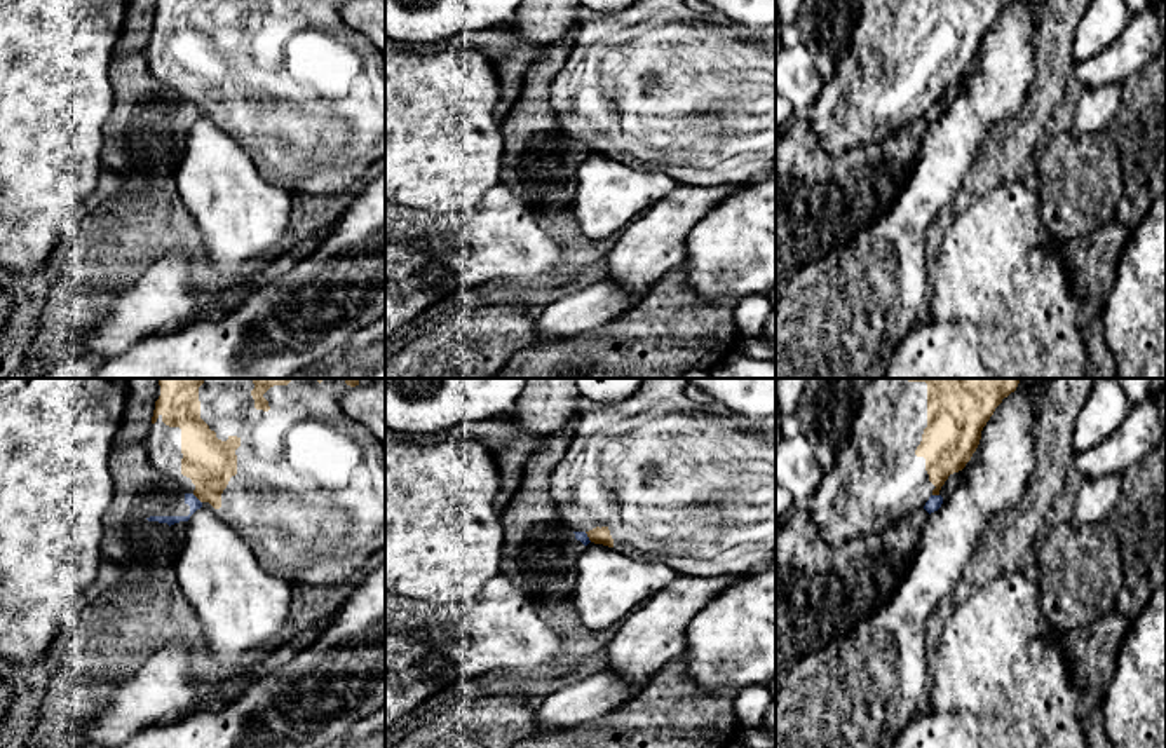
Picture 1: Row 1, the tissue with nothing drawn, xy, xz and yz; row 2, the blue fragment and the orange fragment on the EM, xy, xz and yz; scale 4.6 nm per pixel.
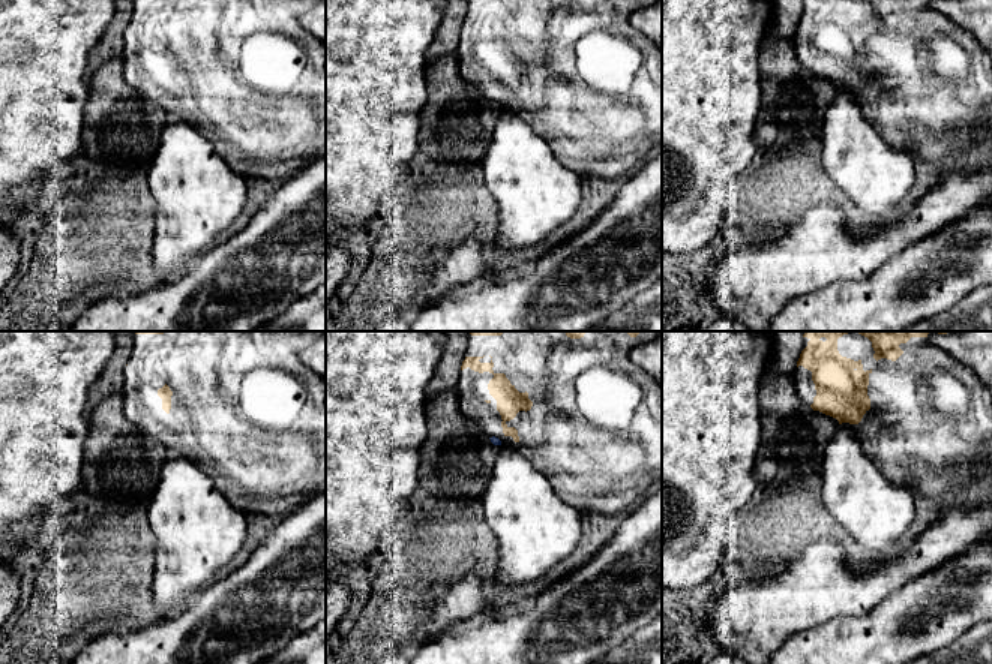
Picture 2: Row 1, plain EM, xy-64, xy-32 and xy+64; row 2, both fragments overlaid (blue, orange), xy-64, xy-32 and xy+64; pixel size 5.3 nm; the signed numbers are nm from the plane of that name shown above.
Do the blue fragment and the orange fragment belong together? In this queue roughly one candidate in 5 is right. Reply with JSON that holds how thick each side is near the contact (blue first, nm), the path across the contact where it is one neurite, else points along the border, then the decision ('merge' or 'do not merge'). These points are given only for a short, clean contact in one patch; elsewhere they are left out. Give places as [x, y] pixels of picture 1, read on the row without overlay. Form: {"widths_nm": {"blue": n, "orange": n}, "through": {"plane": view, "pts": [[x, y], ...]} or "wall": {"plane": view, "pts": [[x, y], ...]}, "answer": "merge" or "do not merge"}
{"widths_nm": {"blue": 60, "orange": 240}, "wall": {"plane": "xy", "pts": [[192, 103], [201, 112]]}, "answer": "do not merge"}

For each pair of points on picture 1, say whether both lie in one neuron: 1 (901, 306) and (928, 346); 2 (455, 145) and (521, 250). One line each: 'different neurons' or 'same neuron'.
1: different neurons
2: different neurons

